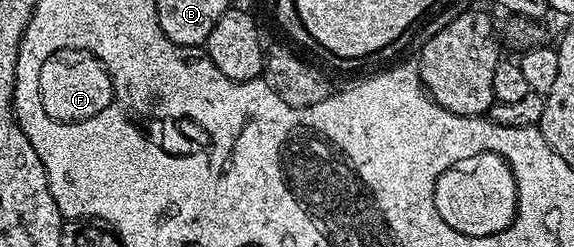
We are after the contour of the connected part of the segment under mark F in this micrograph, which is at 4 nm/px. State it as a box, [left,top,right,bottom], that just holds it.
[36,42,121,127]

